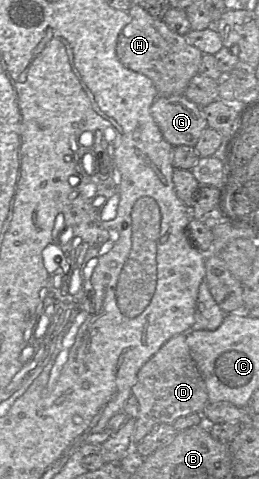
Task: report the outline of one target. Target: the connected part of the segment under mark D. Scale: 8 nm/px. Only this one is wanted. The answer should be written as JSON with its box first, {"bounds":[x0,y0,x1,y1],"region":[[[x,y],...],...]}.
{"bounds":[132,334,208,448],"region":[[[186,334],[169,339],[139,370],[132,387],[138,401],[138,415],[133,433],[133,448],[151,429],[159,424],[172,424],[180,417],[202,413],[208,403],[205,383],[197,369],[188,345]]]}

